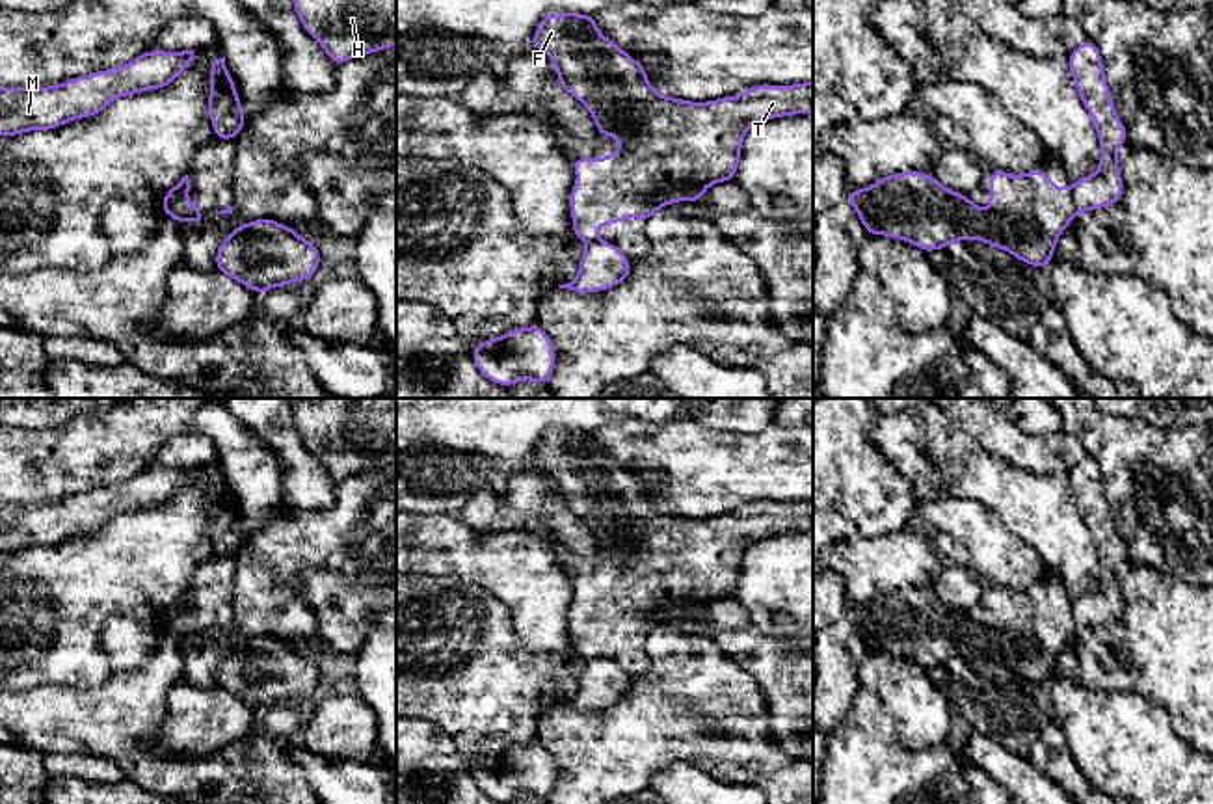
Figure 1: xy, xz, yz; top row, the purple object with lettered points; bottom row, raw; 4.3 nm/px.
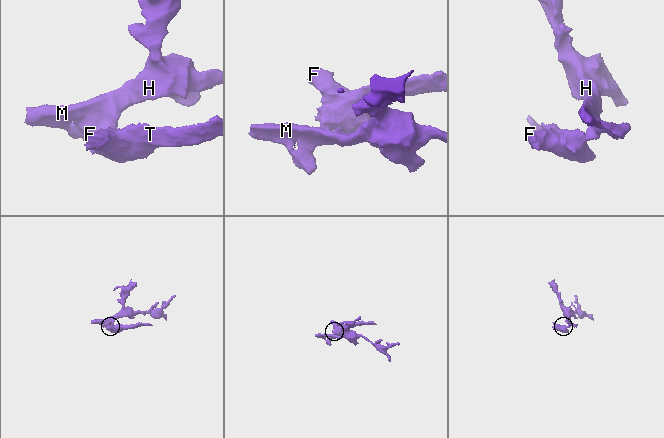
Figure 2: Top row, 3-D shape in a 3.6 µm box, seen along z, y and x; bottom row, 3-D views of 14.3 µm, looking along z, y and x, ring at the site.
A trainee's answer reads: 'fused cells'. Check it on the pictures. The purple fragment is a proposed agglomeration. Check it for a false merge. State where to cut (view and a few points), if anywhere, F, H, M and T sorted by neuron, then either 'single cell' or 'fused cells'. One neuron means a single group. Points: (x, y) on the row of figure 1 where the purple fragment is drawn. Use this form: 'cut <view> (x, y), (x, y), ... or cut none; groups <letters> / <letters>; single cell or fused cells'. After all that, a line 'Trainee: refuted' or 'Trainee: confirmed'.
cut yz (1070, 187), (1070, 198), (1078, 211); groups F T / H M; fused cells
Trainee: confirmed

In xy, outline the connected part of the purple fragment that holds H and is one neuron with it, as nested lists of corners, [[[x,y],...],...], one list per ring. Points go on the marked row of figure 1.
[[[292,0],[301,26],[335,65],[396,47],[396,0]]]

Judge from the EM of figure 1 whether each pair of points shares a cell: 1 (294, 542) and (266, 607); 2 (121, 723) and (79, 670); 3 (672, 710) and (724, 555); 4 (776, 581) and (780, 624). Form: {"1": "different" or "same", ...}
{"1": "same", "2": "different", "3": "different", "4": "different"}

